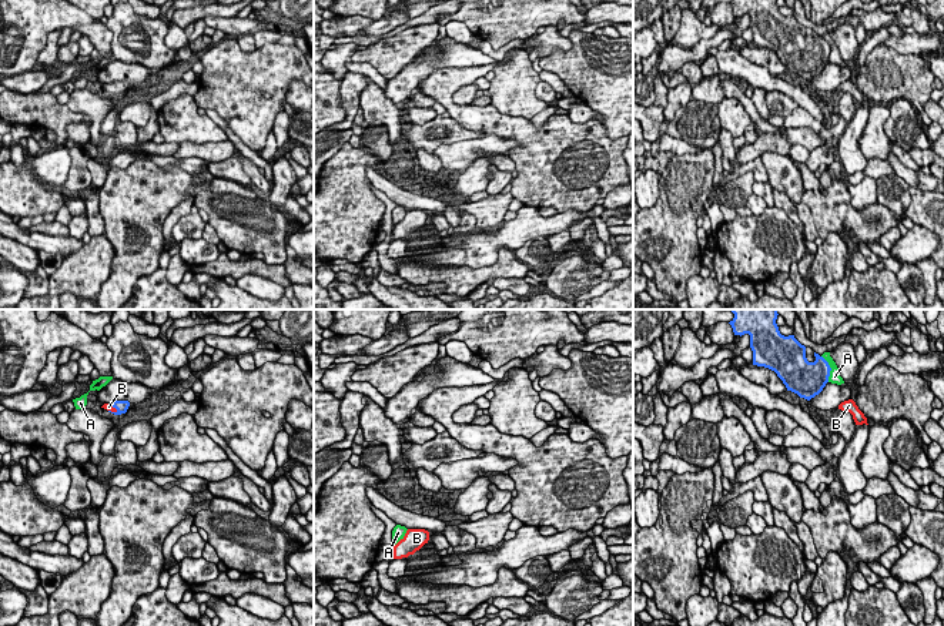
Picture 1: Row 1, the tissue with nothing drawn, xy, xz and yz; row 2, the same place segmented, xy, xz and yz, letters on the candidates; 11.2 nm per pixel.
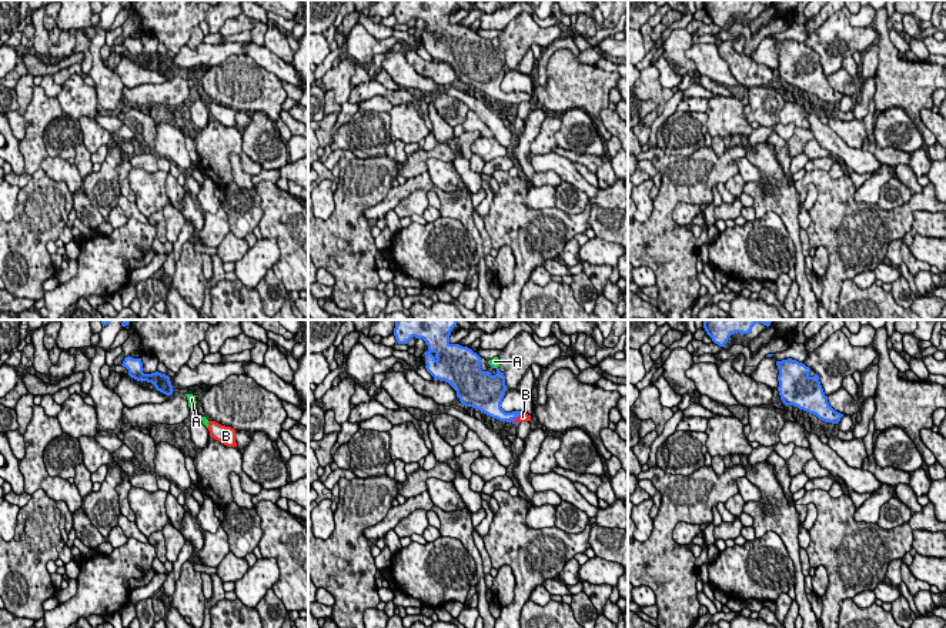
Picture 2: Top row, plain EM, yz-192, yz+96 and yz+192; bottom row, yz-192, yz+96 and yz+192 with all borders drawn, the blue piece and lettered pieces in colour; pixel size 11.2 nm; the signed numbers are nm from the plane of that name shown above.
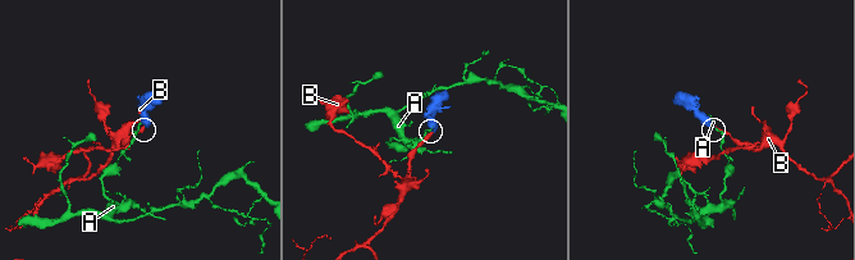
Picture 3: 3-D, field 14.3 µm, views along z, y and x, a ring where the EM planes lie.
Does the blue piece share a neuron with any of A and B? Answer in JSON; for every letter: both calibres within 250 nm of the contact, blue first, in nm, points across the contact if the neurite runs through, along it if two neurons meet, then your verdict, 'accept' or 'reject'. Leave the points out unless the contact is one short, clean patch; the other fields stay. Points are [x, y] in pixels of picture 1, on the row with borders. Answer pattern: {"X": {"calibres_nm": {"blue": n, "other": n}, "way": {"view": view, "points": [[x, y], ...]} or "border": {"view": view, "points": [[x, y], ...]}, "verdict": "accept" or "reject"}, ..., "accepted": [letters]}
{"A": {"calibres_nm": {"blue": 360, "other": 130}, "border": {"view": "yz", "points": [[822, 355], [830, 368], [829, 381]]}, "verdict": "reject"}, "B": {"calibres_nm": {"blue": 140, "other": 90}, "way": {"view": "xy", "points": [[121, 407], [114, 407], [109, 407]]}, "verdict": "accept"}, "accepted": ["B"]}

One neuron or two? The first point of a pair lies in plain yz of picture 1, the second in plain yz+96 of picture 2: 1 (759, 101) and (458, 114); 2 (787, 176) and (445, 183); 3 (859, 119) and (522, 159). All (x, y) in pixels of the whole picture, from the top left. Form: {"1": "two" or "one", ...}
{"1": "two", "2": "one", "3": "one"}

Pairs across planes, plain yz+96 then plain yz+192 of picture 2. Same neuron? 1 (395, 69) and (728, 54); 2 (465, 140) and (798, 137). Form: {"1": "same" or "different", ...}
{"1": "different", "2": "same"}

